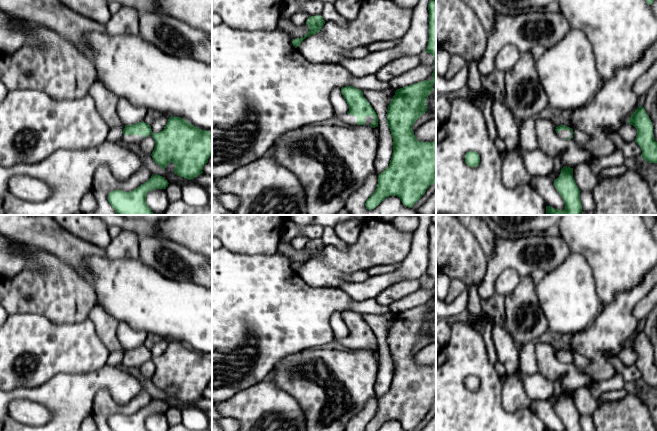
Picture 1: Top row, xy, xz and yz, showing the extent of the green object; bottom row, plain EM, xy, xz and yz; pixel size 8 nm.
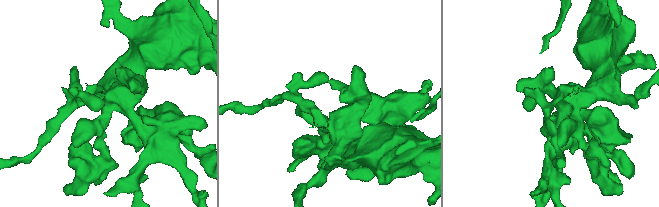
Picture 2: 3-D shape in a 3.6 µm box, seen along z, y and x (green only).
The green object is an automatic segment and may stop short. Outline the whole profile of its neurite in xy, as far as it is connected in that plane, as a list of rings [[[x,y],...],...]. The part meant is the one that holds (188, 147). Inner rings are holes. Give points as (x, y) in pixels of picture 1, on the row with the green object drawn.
[[[95,81],[88,95],[94,100],[97,111],[109,128],[123,129],[123,143],[139,143],[151,135],[155,140],[151,156],[163,170],[169,163],[174,163],[174,173],[188,180],[203,173],[203,167],[212,155],[211,132],[201,130],[181,117],[171,116],[164,129],[154,134],[151,126],[144,121],[125,125],[117,113],[120,97],[108,90],[102,82]]]

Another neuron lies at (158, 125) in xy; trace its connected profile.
[[[162,114],[158,119],[156,119],[151,125],[152,133],[155,134],[162,131],[166,126],[169,117],[169,115]]]

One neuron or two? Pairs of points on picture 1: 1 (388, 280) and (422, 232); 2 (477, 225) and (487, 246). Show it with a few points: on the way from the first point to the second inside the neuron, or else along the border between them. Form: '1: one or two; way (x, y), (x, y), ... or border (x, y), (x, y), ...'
1: one; way (401, 272), (419, 254), (420, 245)
2: one; way (480, 230), (487, 241)

